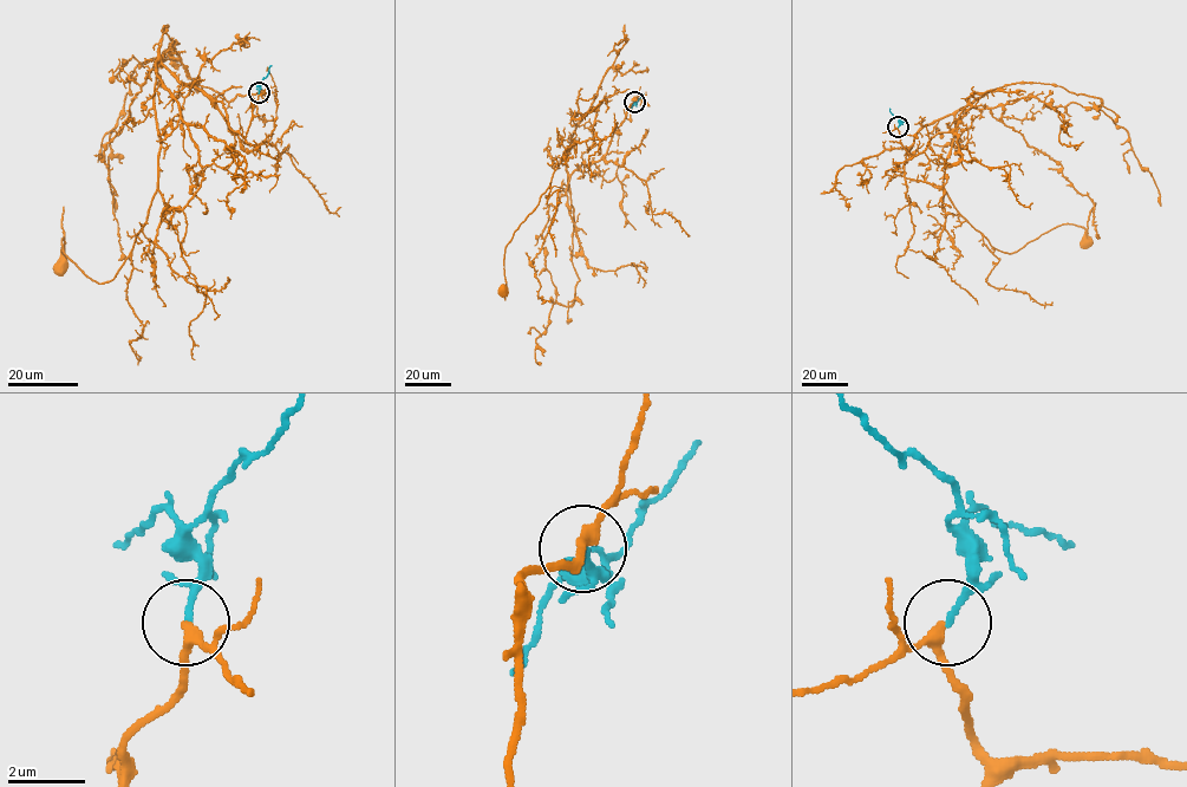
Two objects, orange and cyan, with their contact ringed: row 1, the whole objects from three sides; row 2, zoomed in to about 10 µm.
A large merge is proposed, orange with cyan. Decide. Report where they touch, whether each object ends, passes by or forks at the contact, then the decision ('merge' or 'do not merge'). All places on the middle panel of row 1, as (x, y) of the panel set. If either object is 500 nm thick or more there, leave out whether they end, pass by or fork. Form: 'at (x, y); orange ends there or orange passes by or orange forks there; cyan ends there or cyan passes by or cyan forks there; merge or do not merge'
at (634, 102); orange passes by; cyan ends there; merge

